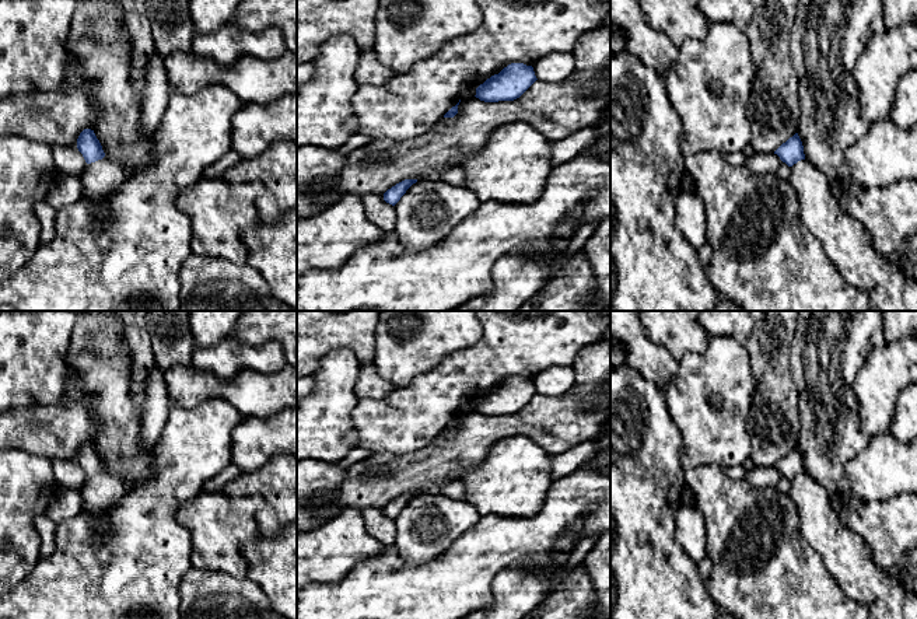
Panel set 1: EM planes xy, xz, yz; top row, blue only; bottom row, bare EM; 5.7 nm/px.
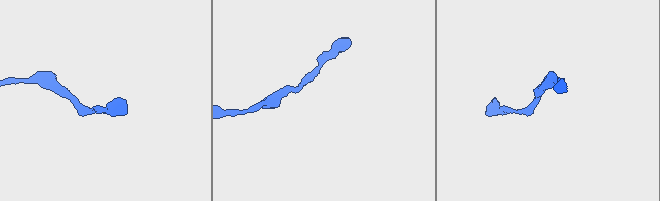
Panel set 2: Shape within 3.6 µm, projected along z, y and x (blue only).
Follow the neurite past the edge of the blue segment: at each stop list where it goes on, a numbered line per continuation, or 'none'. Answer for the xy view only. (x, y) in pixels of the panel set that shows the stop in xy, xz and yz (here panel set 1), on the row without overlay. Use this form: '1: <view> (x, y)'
none

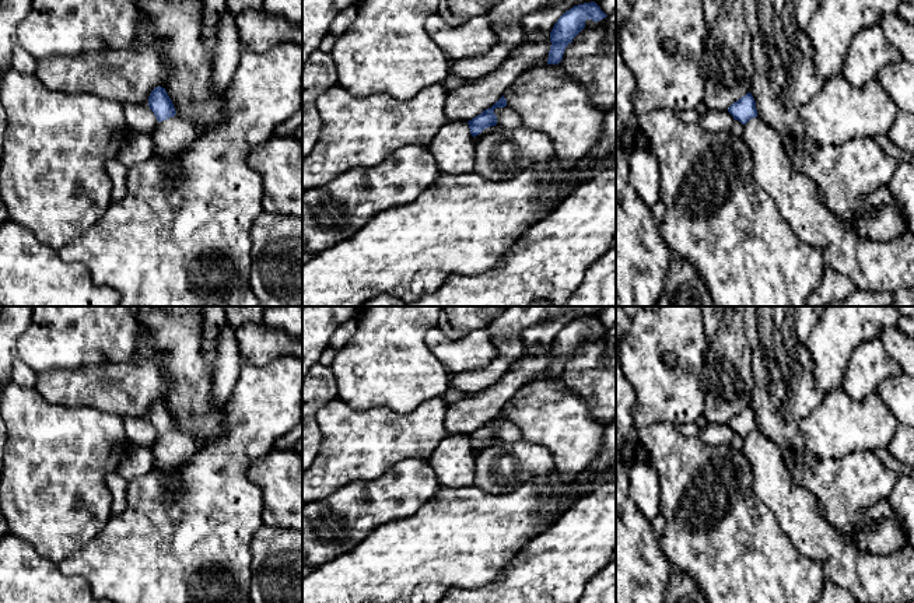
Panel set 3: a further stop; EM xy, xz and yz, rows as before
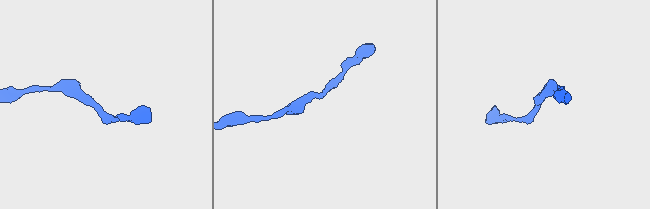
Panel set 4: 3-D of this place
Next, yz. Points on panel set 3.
none

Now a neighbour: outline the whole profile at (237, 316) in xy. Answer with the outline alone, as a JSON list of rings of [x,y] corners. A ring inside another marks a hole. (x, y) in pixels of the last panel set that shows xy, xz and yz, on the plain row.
[[[224,306],[227,322],[234,332],[245,323],[258,323],[263,320],[266,306]]]

